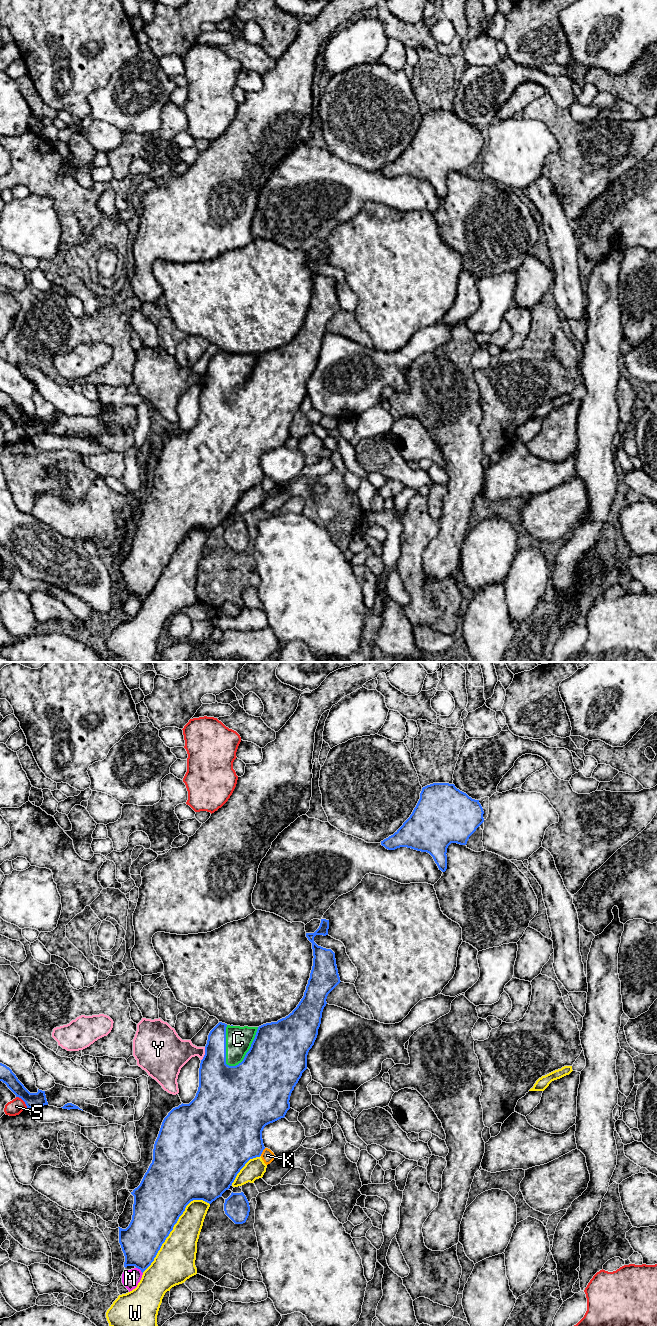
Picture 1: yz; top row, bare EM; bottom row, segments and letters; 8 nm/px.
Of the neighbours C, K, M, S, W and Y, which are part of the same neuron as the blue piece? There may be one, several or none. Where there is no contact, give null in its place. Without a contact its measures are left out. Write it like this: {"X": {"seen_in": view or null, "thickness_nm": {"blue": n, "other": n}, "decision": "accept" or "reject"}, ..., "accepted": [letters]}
{"C": {"seen_in": "yz", "thickness_nm": {"blue": 480, "other": 200}, "decision": "accept"}, "K": {"seen_in": "yz", "thickness_nm": {"blue": 440, "other": 100}, "decision": "reject"}, "M": {"seen_in": "yz", "thickness_nm": {"blue": 320, "other": 140}, "decision": "reject"}, "S": {"seen_in": "yz", "thickness_nm": {"blue": 110, "other": 120}, "decision": "reject"}, "W": {"seen_in": "yz", "thickness_nm": {"blue": 400, "other": 300}, "decision": "reject"}, "Y": {"seen_in": "yz", "thickness_nm": {"blue": 320, "other": 240}, "decision": "reject"}, "accepted": ["C"]}

